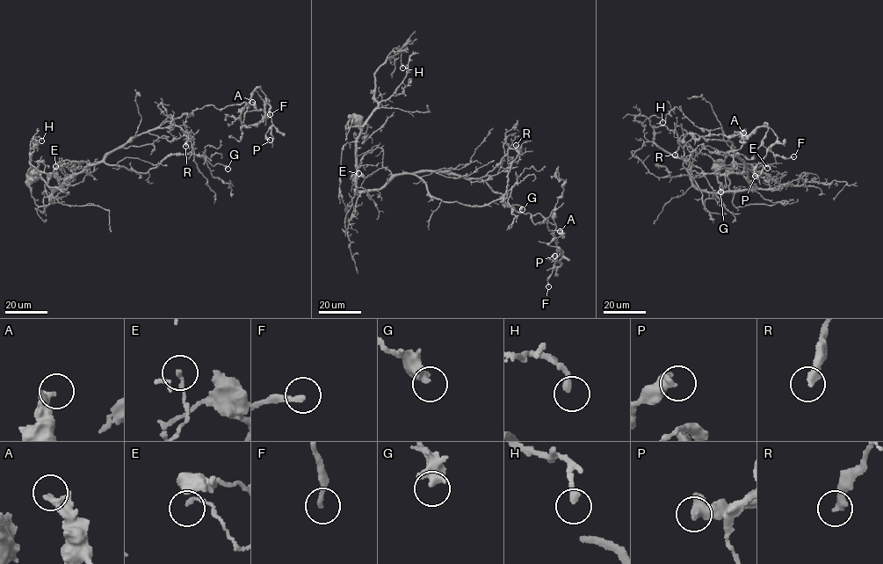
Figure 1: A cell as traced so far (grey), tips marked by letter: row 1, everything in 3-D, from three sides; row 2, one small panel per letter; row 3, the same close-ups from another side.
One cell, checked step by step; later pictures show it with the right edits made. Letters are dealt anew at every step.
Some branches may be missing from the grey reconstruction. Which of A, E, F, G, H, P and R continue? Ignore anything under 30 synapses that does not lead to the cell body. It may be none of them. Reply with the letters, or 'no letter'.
no letter

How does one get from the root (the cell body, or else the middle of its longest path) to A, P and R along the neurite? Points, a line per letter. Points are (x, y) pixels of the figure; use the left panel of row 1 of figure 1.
A: (33, 178), (34, 202), (47, 206), (67, 177), (137, 136), (206, 105), (246, 103), (251, 112), (252, 102)
P: (33, 178), (34, 202), (47, 206), (132, 139), (256, 90), (270, 140)
R: (33, 178), (32, 196), (45, 206), (67, 177), (142, 133), (173, 124), (187, 131), (185, 146)

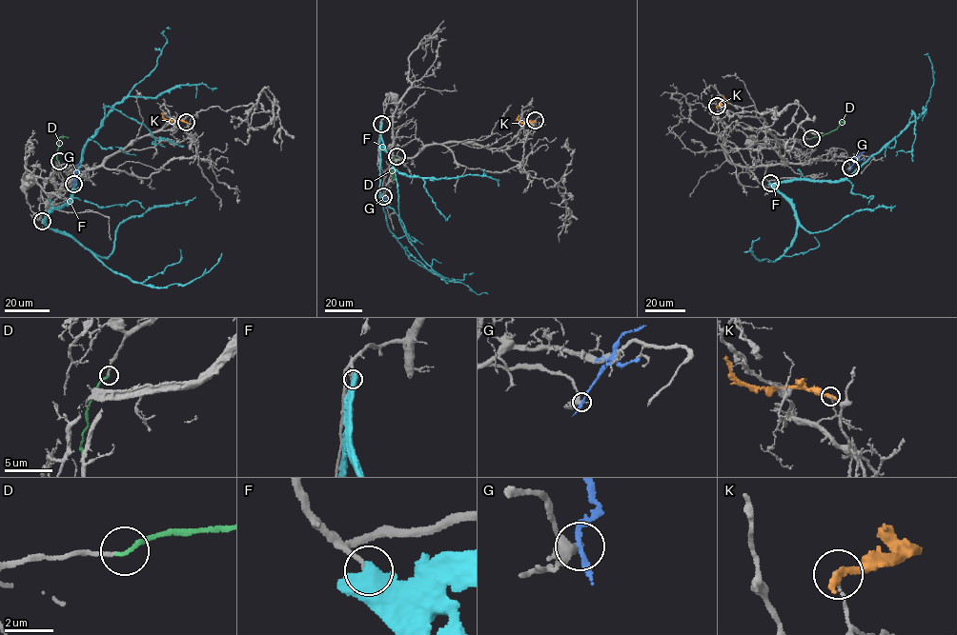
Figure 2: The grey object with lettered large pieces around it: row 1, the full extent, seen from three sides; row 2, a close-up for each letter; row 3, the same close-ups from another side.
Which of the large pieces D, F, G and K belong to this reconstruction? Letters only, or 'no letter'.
D

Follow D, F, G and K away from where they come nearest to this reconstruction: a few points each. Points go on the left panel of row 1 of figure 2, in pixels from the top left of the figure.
D: (58, 161), (59, 139), (69, 137)
F: (42, 221), (50, 211), (72, 200), (87, 143), (116, 104), (129, 97), (155, 97), (181, 85), (217, 89)
G: (73, 184), (79, 163)
K: (186, 122), (168, 120), (161, 112)

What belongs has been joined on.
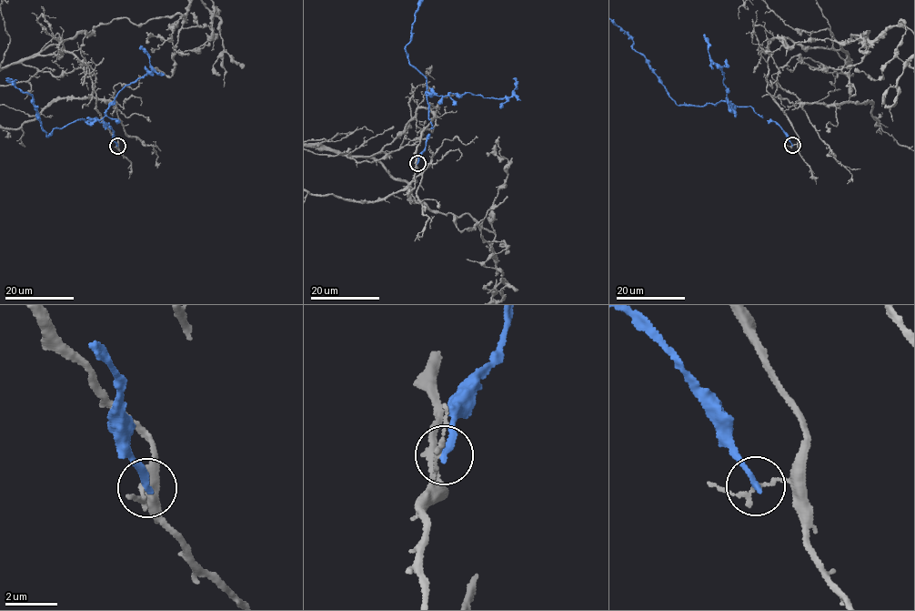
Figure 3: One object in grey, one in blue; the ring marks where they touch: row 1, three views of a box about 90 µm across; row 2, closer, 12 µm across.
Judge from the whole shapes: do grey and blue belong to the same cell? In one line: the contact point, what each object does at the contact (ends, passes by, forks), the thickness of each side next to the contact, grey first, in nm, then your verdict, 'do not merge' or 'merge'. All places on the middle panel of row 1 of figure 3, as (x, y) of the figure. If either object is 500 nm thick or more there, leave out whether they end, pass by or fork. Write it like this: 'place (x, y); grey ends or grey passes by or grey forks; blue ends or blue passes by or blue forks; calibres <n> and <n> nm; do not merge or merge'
place (417, 163); grey passes by; blue ends; calibres 160 and 240 nm; do not merge

